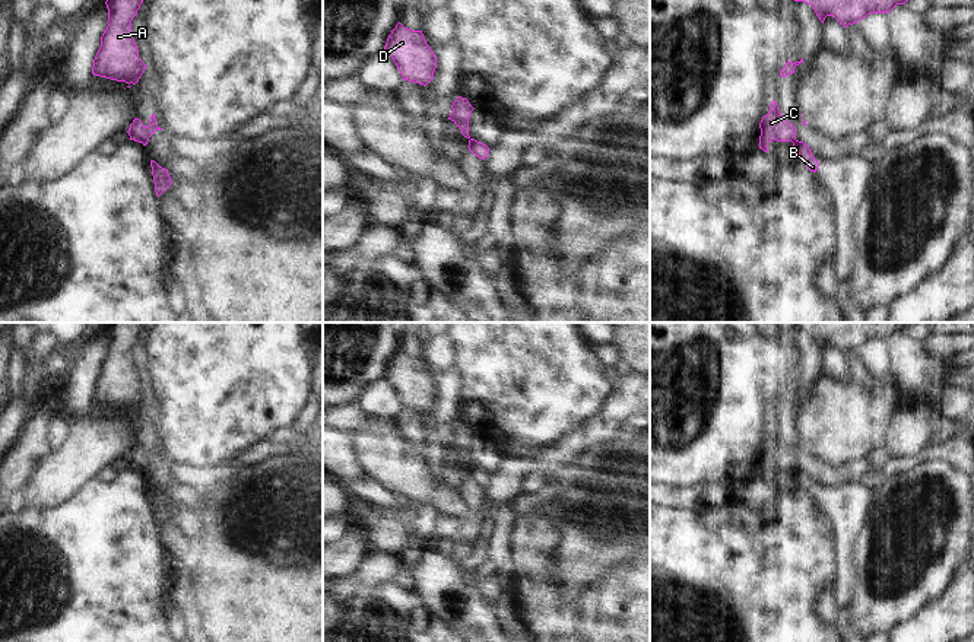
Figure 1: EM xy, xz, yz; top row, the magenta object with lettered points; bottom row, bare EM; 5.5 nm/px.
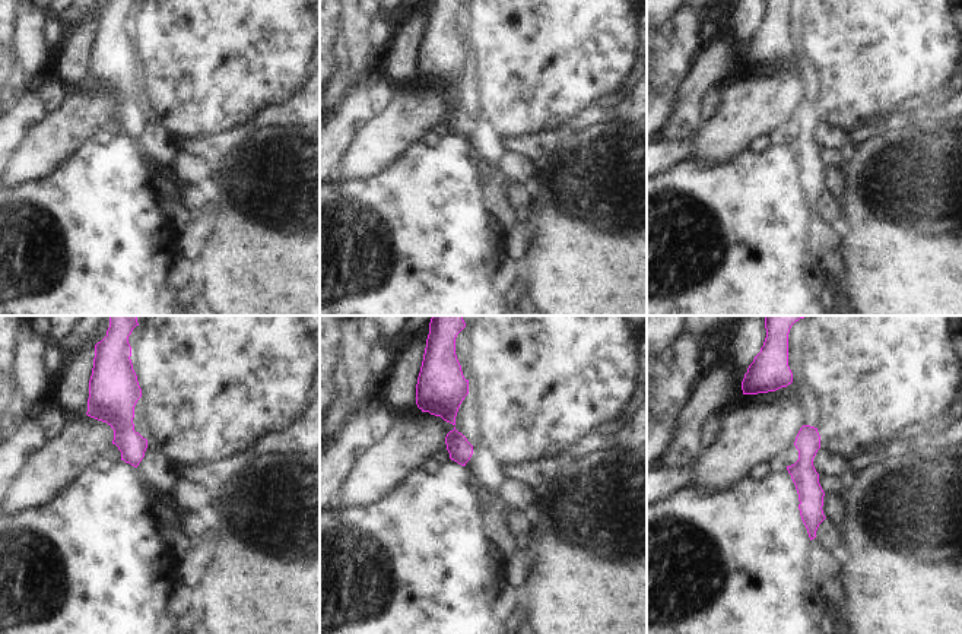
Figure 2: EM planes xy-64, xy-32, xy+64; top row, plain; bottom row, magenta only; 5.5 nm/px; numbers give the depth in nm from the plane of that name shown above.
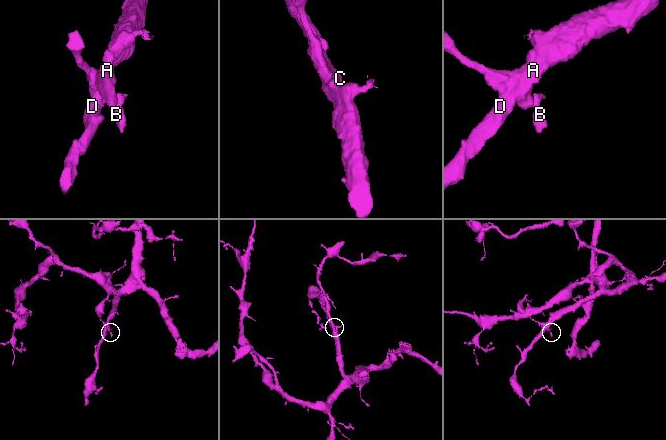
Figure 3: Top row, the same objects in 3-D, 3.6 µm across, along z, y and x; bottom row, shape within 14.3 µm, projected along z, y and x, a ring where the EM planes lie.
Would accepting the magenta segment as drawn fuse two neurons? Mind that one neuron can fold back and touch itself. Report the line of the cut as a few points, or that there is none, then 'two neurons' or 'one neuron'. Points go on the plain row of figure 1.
cut in xy along (149, 454), (149, 461), (143, 470); two neurons

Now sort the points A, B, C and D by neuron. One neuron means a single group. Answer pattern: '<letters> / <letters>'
A C D / B

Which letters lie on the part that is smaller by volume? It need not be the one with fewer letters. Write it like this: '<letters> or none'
B.

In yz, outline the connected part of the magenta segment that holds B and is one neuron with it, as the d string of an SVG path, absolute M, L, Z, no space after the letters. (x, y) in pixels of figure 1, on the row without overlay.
M796 467L796 468L793 470L793 473L796 474L799 483L803 486L806 495L808 495L809 498L812 498L812 499L816 499L819 490L818 490L818 487L813 484L809 473L808 473L806 470L803 470L803 468L799 468L799 467Z

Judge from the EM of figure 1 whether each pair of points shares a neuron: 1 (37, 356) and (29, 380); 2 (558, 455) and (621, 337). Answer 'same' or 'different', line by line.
1: same
2: different

